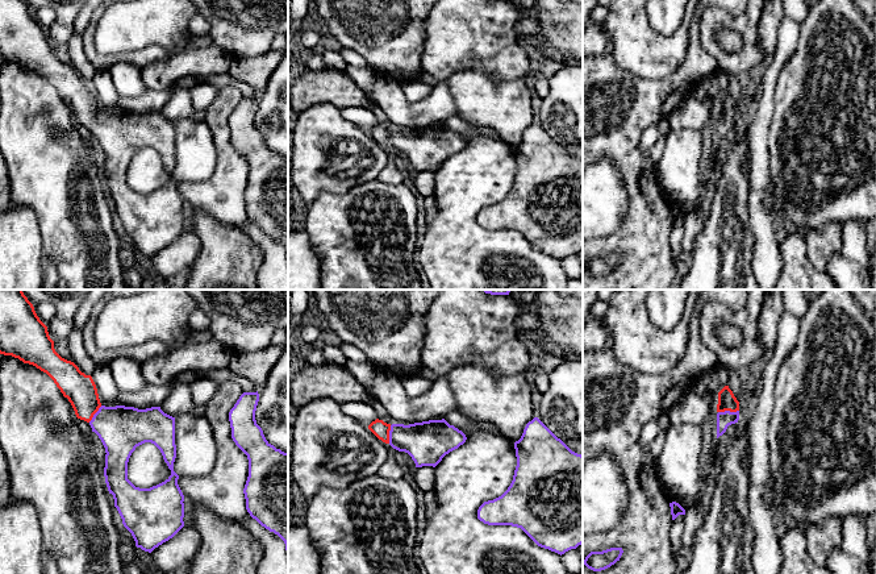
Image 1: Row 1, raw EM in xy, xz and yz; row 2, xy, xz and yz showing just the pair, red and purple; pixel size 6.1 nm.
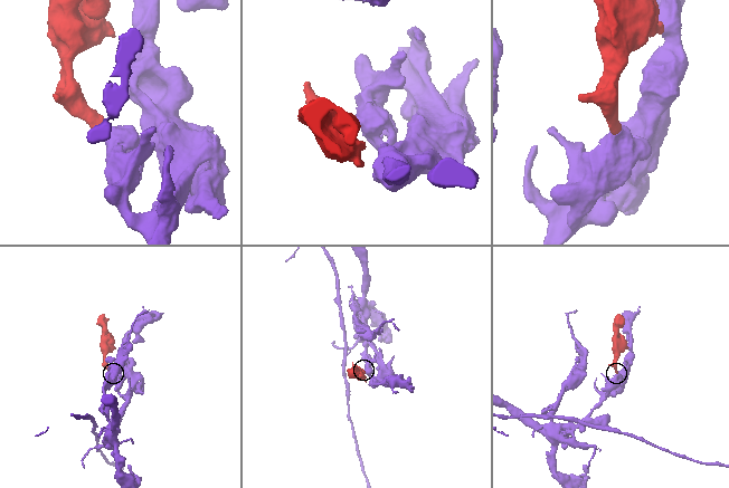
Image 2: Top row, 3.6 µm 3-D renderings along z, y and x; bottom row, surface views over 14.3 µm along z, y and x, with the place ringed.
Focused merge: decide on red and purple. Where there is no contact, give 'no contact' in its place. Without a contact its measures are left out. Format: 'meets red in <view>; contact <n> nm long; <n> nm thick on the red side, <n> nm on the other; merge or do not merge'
meets red in yz; contact 130 nm long; 110 nm thick on the red side, 100 nm on the other; merge

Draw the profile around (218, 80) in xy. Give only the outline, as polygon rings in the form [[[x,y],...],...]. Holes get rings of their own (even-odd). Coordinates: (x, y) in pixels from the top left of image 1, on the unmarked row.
[[[229,72],[221,74],[221,75],[199,75],[199,76],[188,75],[188,76],[184,76],[182,79],[176,80],[178,87],[183,87],[183,88],[189,88],[193,84],[196,84],[197,82],[209,83],[218,88],[221,88],[226,84],[231,84],[231,86],[235,86],[241,91],[243,97],[256,97],[258,96],[250,84],[233,78]]]

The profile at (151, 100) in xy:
[[[145,88],[139,96],[120,97],[118,105],[121,111],[146,115],[151,112],[160,112],[164,104],[171,97],[172,88],[166,90],[149,90]]]

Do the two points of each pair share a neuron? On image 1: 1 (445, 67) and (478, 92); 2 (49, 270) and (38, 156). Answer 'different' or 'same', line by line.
1: different
2: different

